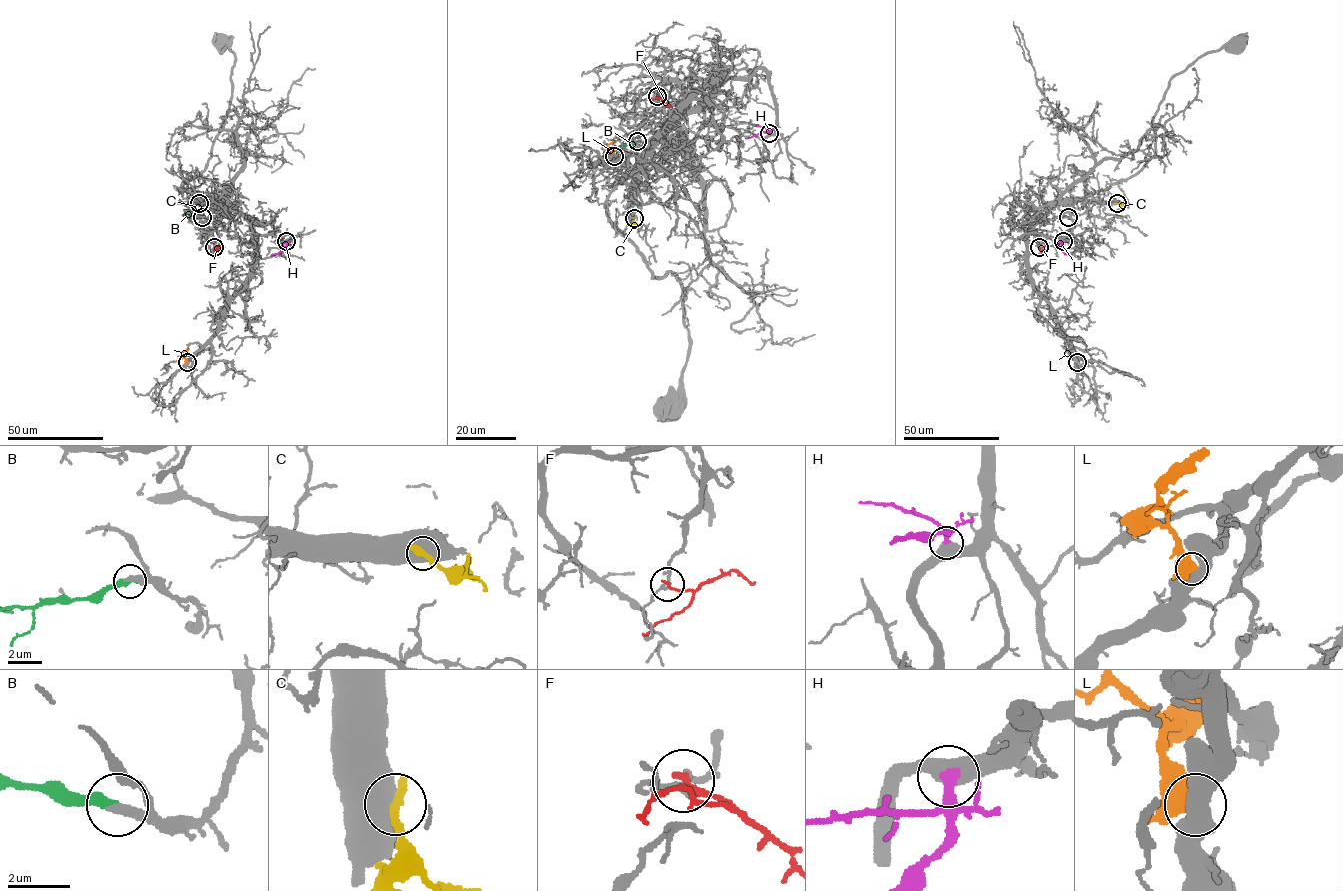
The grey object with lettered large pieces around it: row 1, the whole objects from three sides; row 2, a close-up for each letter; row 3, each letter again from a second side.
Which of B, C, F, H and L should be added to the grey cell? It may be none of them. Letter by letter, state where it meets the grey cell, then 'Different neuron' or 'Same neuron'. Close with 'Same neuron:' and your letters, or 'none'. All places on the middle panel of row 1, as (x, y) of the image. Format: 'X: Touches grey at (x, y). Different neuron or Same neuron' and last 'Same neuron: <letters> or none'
B: Touches grey at (637, 141). Same neuron
C: Touches grey at (634, 218). Different neuron
F: Touches grey at (657, 96). Different neuron
H: Touches grey at (769, 133). Same neuron
L: Touches grey at (614, 156). Different neuron
Same neuron: B, H

